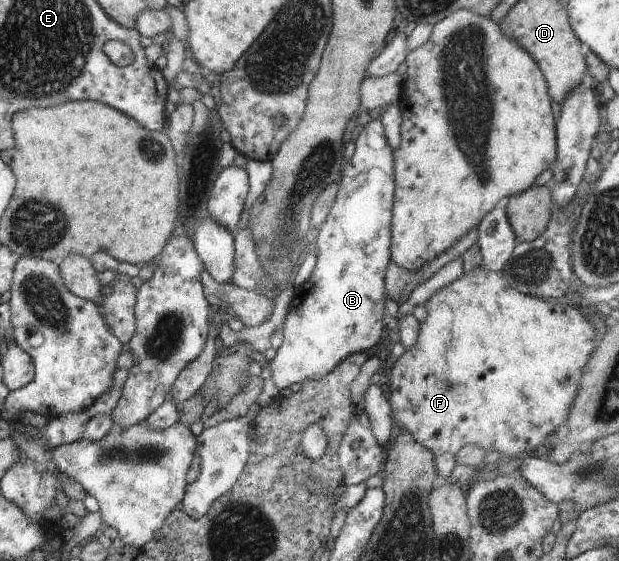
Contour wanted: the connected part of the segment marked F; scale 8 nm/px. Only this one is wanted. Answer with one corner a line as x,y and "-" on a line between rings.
484,265
475,268
473,272
463,272
463,276
437,290
423,306
427,310
427,317
420,323
415,346
407,348
395,361
393,370
391,370
391,379
383,383
387,393
387,402
391,406
391,422
395,429
407,430
413,436
413,440
421,444
423,448
427,448
433,456
443,454
454,456
463,446
477,444
487,454
501,452
501,456
507,460
515,458
520,452
538,452
545,447
554,431
567,421
569,408
572,409
575,396
581,388
579,378
583,376
585,364
597,346
595,328
599,326
597,330
601,330
601,323
593,324
593,320
589,317
585,320
585,317
571,306
551,304
547,300
544,302
541,298
522,294
507,284
501,272
491,272

